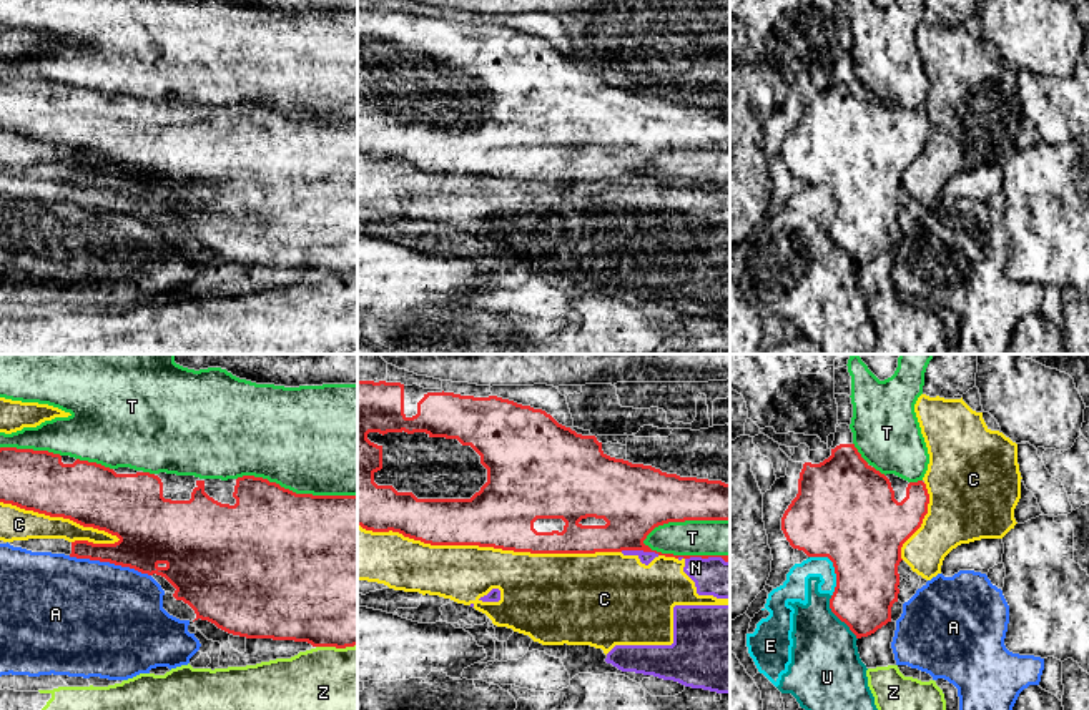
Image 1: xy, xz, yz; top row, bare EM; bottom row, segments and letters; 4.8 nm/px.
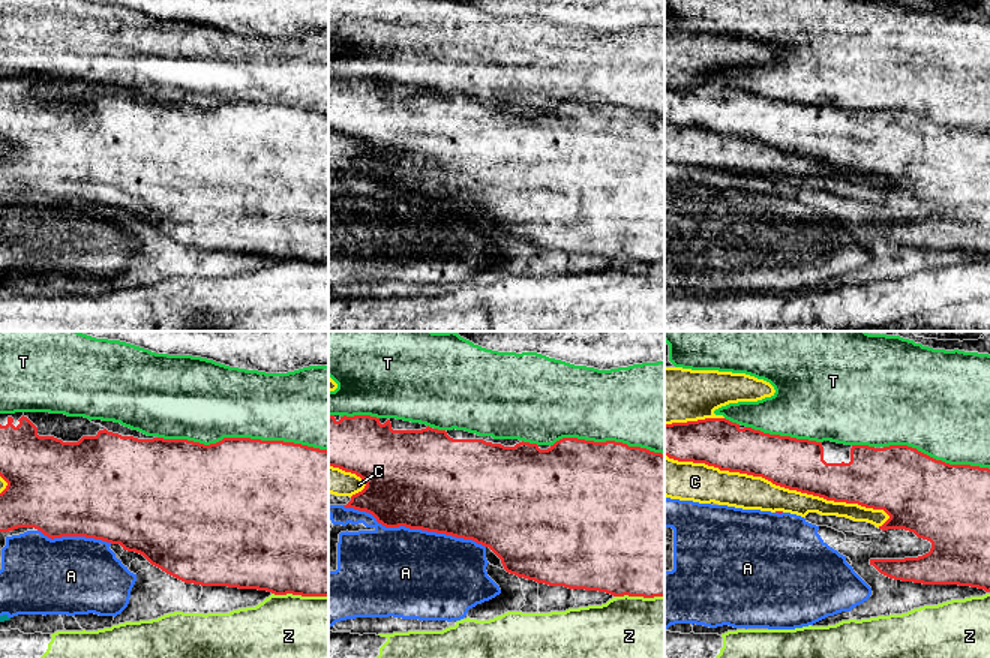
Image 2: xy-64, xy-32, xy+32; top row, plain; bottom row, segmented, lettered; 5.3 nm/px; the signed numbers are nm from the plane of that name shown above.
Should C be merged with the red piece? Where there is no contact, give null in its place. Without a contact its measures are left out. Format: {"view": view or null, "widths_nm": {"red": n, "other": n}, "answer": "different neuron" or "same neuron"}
{"view": "xz", "widths_nm": {"red": 320, "other": 280}, "answer": "different neuron"}

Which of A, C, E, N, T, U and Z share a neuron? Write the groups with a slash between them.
A / C N / E U / T / Z

